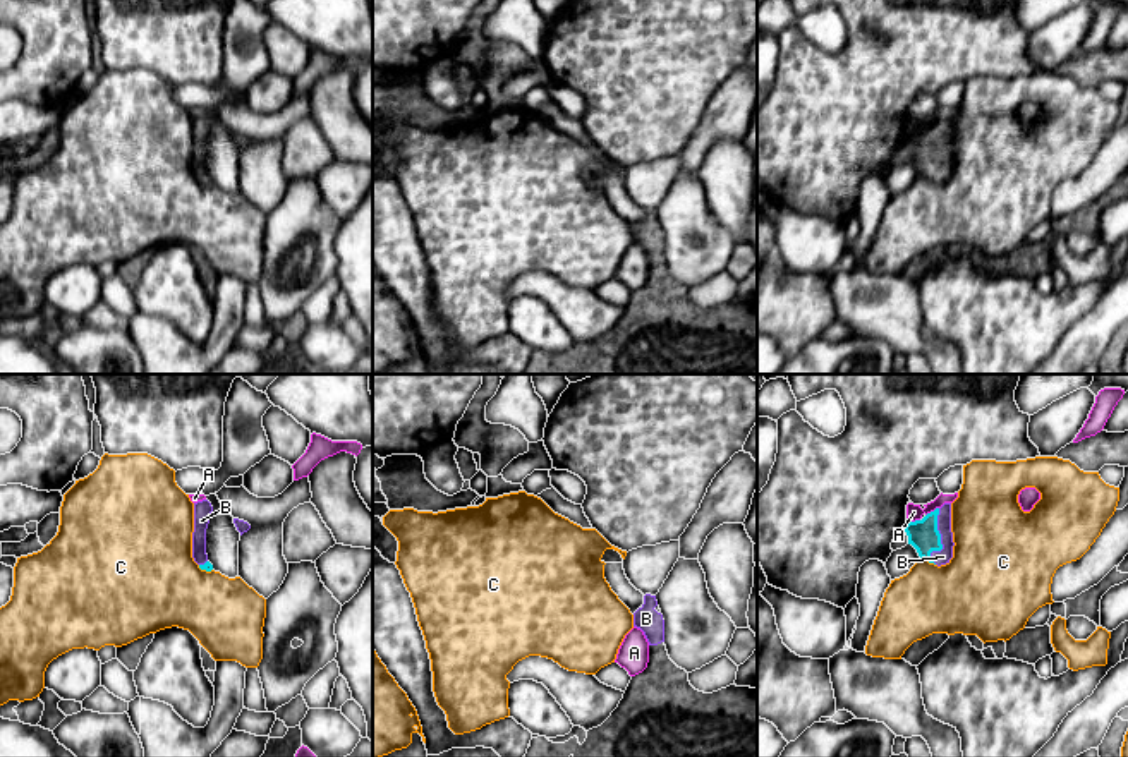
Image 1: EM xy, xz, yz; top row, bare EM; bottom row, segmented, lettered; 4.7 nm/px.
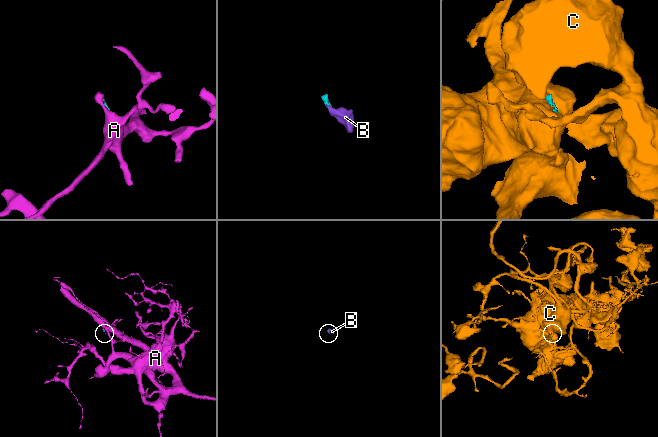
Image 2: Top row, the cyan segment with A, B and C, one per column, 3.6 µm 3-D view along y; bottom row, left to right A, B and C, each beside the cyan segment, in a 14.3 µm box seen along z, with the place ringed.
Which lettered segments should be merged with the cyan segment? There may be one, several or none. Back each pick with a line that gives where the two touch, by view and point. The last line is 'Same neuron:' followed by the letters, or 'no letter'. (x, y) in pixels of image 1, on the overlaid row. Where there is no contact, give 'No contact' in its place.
B: Touches cyan at yz (940, 539)
Same neuron: B

